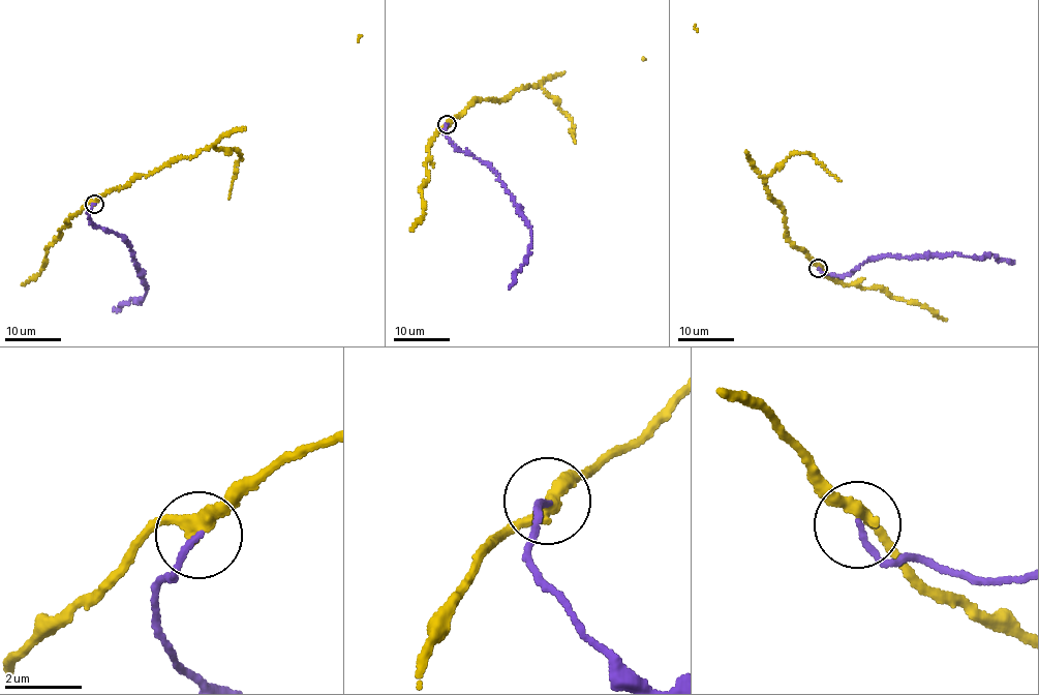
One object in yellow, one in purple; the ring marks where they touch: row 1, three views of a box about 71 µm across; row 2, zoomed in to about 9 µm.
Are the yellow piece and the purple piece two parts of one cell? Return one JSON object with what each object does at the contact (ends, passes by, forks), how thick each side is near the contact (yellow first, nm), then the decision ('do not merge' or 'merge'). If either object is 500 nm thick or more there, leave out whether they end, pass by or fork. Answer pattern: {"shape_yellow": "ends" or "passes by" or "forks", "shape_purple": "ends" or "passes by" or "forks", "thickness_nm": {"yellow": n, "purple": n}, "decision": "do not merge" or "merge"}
{"shape_yellow": "passes by", "shape_purple": "ends", "thickness_nm": {"yellow": 320, "purple": 150}, "decision": "do not merge"}

